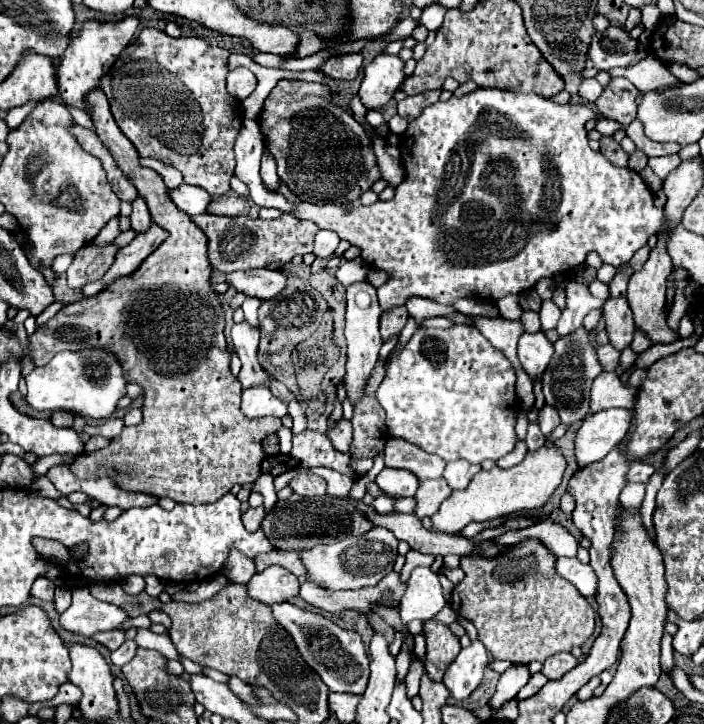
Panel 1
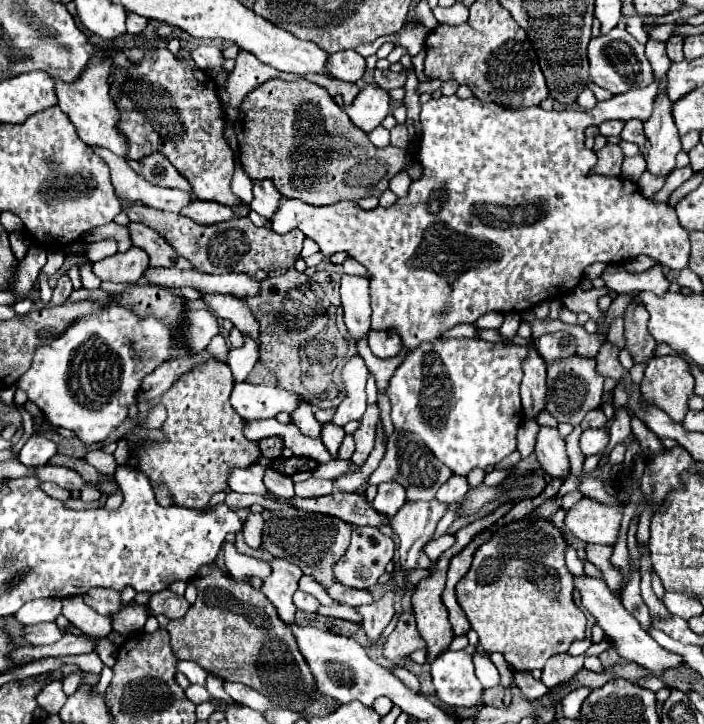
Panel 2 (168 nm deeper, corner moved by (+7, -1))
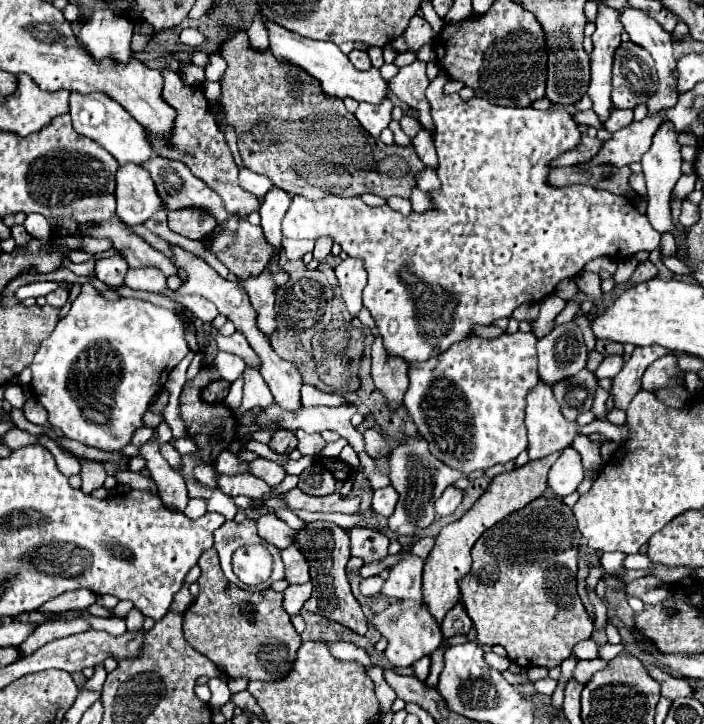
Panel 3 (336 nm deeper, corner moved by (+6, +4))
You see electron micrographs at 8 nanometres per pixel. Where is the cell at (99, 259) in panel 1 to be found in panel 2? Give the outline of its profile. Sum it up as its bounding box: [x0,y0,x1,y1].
[50,275,72,305]

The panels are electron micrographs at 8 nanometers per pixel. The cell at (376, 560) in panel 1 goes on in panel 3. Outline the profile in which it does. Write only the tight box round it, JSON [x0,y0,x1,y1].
[351,528,389,562]

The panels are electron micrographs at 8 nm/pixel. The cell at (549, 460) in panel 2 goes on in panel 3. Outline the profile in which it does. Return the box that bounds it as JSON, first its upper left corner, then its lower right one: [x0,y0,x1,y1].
[549,448,583,498]

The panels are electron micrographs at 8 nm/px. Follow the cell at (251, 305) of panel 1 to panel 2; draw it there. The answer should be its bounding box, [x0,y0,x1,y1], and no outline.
[226,335,258,381]

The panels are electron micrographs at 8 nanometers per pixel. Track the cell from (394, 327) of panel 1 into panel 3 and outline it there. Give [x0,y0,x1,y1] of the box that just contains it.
[371,336,409,410]

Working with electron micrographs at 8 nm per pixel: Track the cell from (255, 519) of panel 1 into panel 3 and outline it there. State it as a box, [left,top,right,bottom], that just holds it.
[257,514,295,550]

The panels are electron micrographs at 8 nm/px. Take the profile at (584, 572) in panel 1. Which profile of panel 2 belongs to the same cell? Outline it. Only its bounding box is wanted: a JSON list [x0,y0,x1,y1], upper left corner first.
[574,575,684,671]

